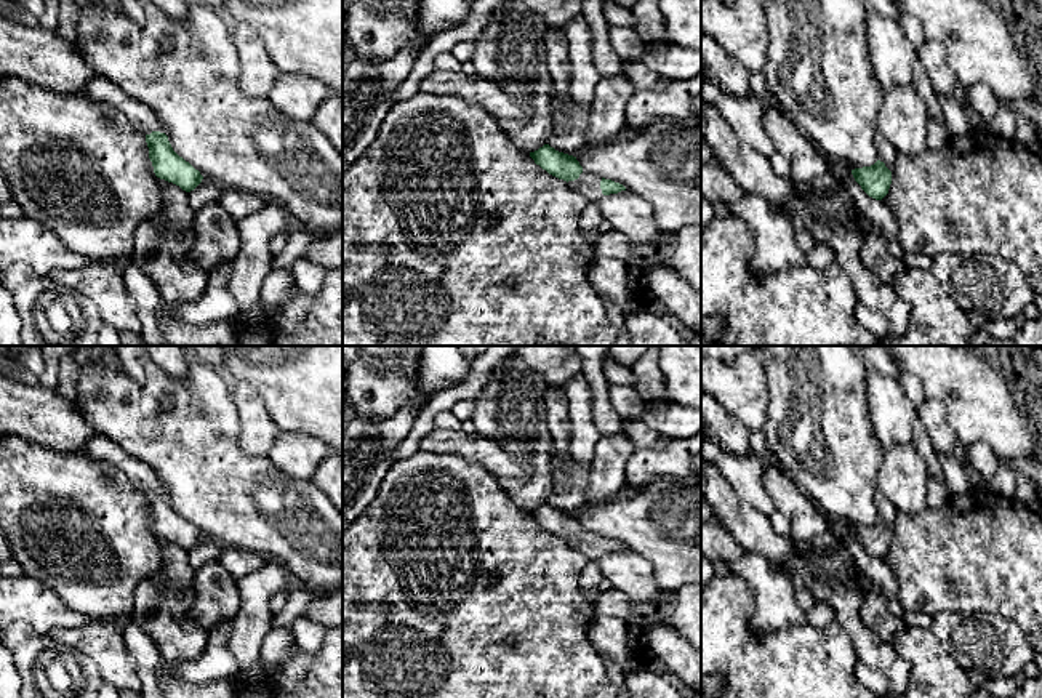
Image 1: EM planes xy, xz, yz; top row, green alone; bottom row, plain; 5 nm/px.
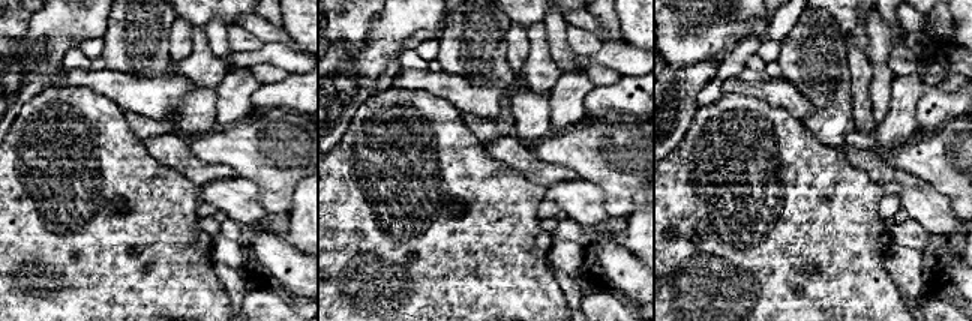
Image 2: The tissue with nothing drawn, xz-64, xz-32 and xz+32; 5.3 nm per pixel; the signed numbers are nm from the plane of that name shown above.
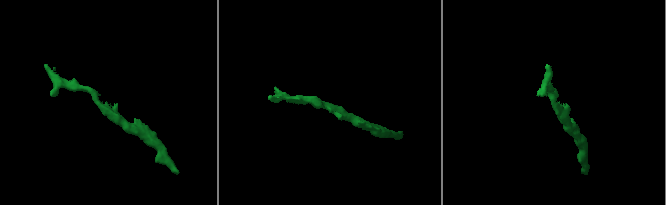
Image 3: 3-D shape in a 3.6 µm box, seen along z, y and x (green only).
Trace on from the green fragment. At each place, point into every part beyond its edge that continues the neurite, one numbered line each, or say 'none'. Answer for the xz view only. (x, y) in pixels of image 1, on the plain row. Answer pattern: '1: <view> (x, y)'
1: xz (588, 541)

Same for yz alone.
1: yz (885, 511)

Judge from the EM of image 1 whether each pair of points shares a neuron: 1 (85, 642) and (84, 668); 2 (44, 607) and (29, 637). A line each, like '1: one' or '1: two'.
1: two
2: two

